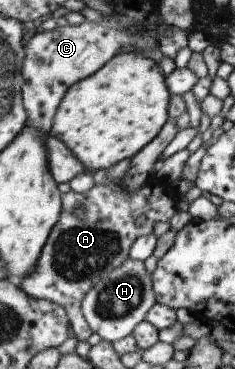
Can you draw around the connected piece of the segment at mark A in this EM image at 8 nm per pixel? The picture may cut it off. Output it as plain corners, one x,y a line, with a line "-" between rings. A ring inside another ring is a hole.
100,169
94,172
93,177
94,186
89,191
82,194
69,191
62,196
63,213
61,214
60,222
57,222
56,229
53,230
49,243
45,246
40,261
37,262
37,270
33,270
33,274
23,278
23,282
19,284
33,298
51,300
51,302
63,306
68,311
72,335
77,340
86,342
87,338
93,334
92,327
88,324
83,310
84,299
87,294
101,280
108,278
117,268
121,268
127,262
130,258
132,247
141,236
153,234
153,226
157,222
168,222
168,220
173,218
173,214
178,212
177,190
172,190
172,187
158,176
158,172
154,173
141,188
137,188
137,192
121,186
119,179
108,179
107,169
-
77,206
85,208
85,212
87,212
85,218
79,218
75,214
-
141,216
147,216
147,222
143,226
137,226
137,220

